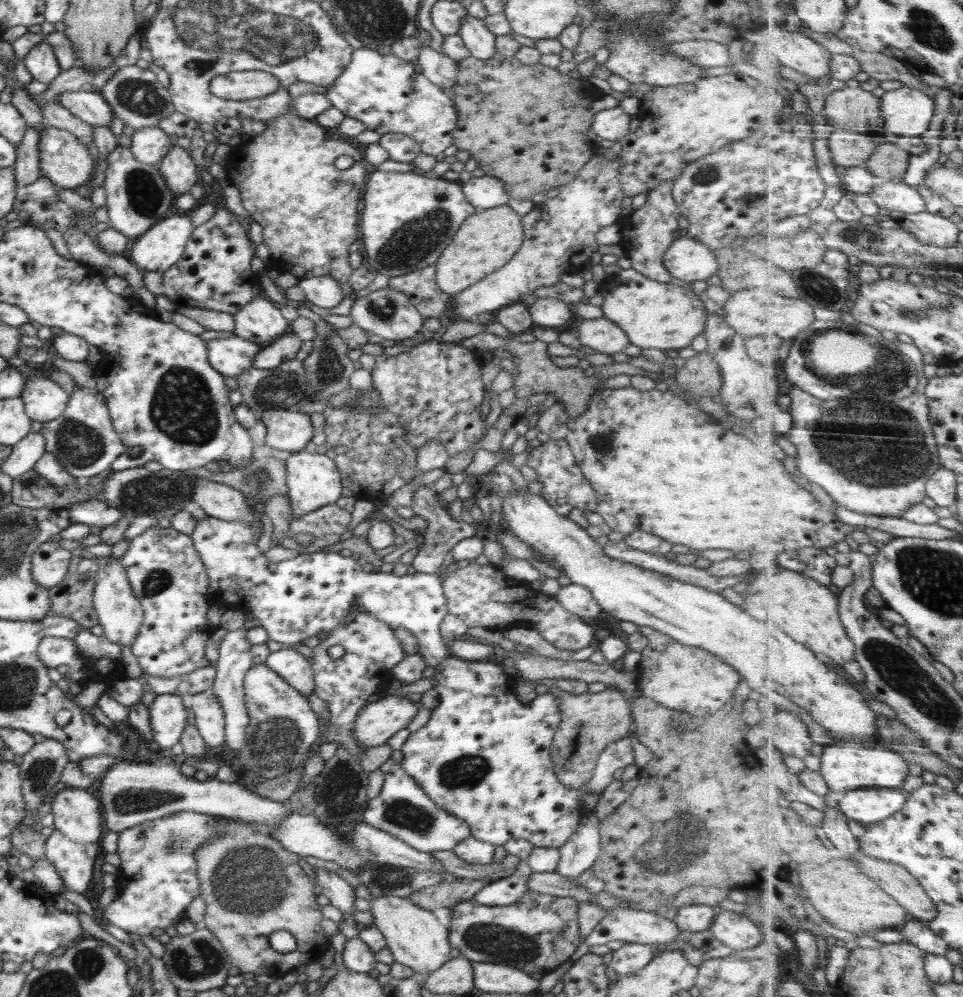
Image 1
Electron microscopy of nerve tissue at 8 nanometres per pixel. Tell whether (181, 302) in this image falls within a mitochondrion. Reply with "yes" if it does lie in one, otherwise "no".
no

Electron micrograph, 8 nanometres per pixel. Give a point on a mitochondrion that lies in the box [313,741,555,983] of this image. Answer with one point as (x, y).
(492, 941)

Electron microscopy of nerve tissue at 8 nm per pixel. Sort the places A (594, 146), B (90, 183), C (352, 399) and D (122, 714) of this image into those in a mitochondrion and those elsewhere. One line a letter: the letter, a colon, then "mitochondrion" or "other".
A: other
B: other
C: mitochondrion
D: other

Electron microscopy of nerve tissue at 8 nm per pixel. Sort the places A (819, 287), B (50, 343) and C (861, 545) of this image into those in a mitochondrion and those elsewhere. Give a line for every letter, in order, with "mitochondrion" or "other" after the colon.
A: mitochondrion
B: other
C: other

